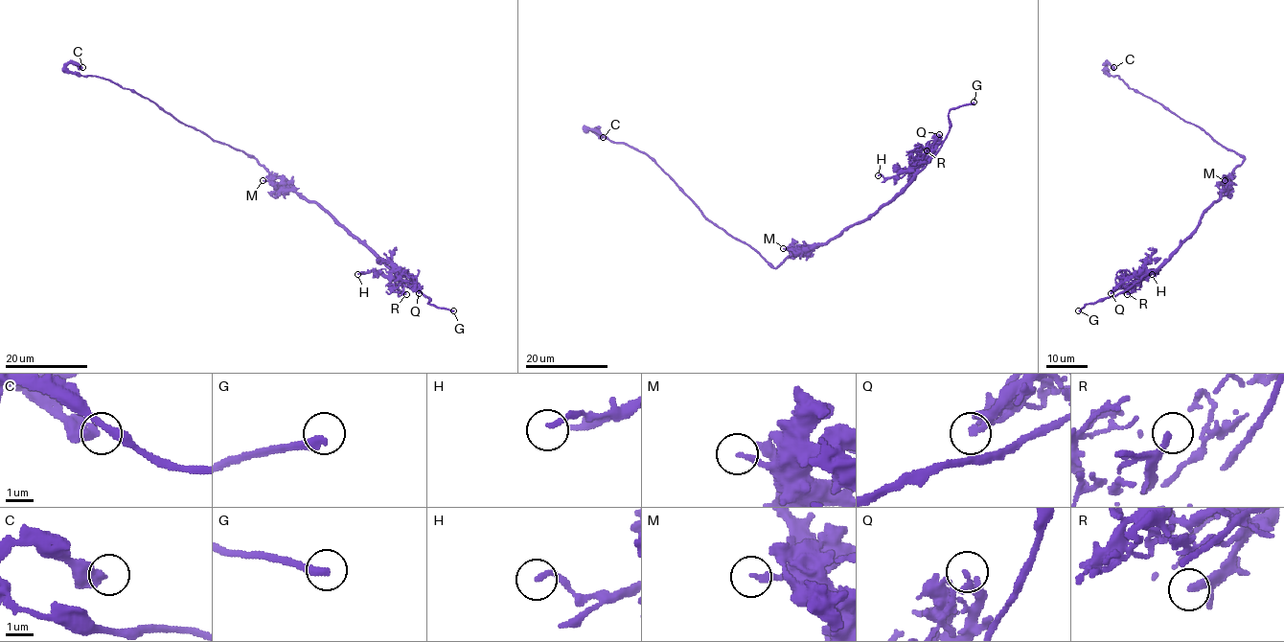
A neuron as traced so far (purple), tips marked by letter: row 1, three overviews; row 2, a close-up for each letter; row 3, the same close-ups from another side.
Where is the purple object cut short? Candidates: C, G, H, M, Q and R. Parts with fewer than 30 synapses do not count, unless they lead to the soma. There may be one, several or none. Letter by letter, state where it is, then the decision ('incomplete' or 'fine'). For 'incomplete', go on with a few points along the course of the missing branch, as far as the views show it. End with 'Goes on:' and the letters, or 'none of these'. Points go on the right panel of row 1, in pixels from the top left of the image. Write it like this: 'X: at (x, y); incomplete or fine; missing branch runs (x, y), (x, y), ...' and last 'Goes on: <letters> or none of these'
C: at (1113, 67); fine
G: at (1078, 310); incomplete; missing branch runs (1078, 310), (1084, 318), (1093, 316)
H: at (1152, 274); fine
M: at (1225, 180); fine
Q: at (1111, 293); fine
R: at (1127, 294); fine
Goes on: G

